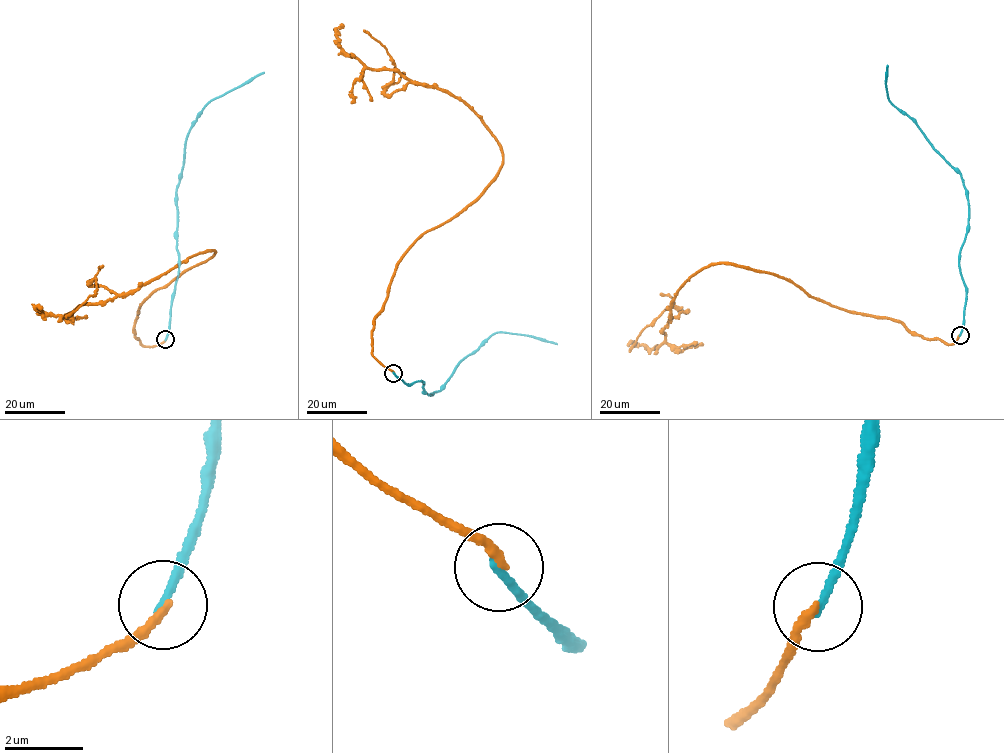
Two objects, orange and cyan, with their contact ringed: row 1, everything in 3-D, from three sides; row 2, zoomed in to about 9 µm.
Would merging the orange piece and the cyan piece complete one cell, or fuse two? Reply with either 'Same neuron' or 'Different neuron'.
Different neuron

